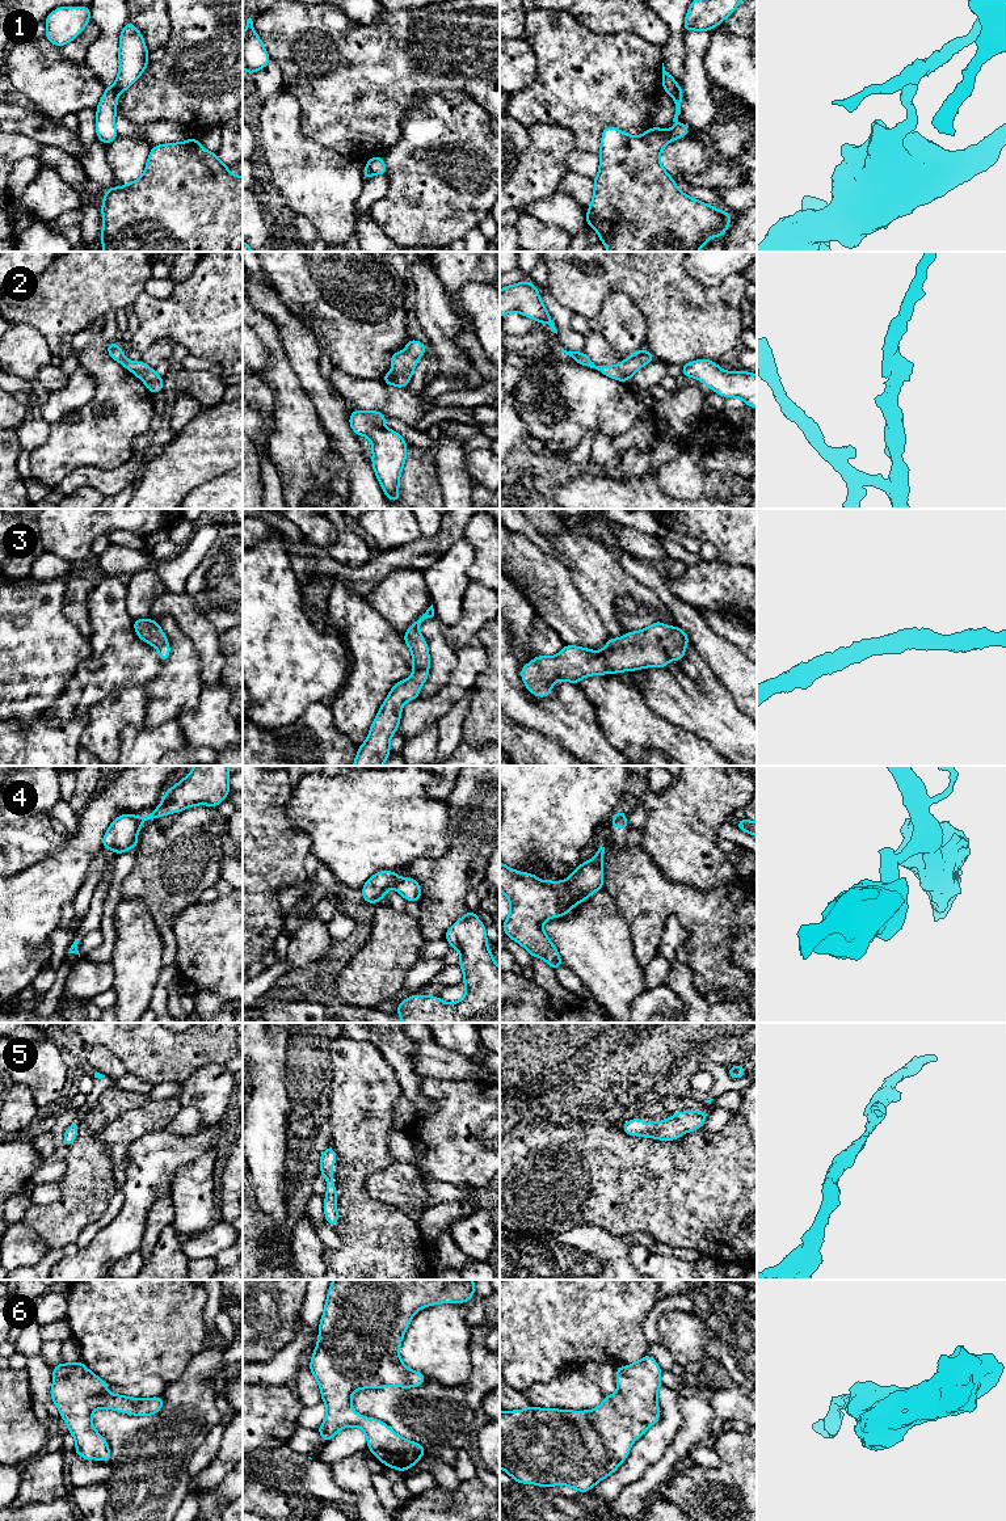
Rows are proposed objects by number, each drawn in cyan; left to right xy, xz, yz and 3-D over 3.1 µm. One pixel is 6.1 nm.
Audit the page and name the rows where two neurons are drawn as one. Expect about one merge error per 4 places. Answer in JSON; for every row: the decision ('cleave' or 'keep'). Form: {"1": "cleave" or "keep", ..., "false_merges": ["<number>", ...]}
{"1": "cleave", "2": "keep", "3": "keep", "4": "cleave", "5": "keep", "6": "keep", "false_merges": ["1", "4"]}

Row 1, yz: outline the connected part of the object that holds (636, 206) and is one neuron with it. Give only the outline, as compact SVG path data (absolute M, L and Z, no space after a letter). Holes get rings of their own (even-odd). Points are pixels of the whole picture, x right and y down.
M681 85L673 96L675 126L668 134L666 127L649 127L643 135L628 135L614 126L602 131L599 170L594 182L594 194L586 211L586 224L593 227L607 252L698 252L714 236L724 237L732 215L682 193L675 181L660 164L665 146L681 139L691 130L678 122L683 93Z

